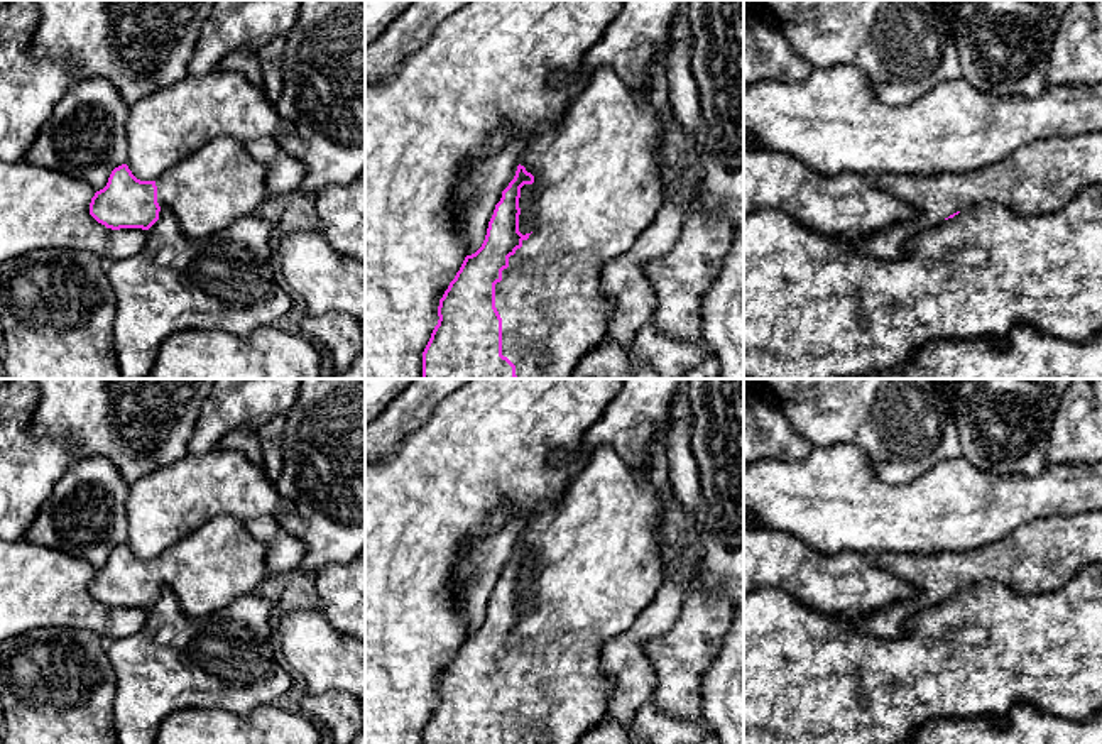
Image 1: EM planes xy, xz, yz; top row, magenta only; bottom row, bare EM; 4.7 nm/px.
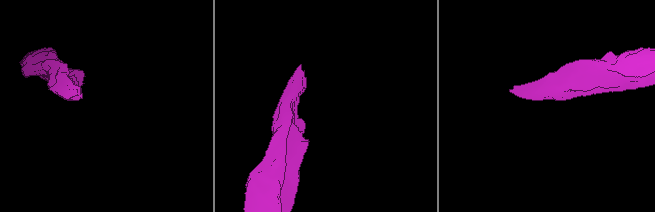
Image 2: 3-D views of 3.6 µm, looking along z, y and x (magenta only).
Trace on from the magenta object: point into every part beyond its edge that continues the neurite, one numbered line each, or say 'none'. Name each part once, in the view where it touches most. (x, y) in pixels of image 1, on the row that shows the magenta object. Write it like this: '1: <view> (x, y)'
1: xz (599, 186)

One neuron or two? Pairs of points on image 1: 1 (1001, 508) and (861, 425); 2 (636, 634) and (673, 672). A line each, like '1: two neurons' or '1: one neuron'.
1: two neurons
2: two neurons

